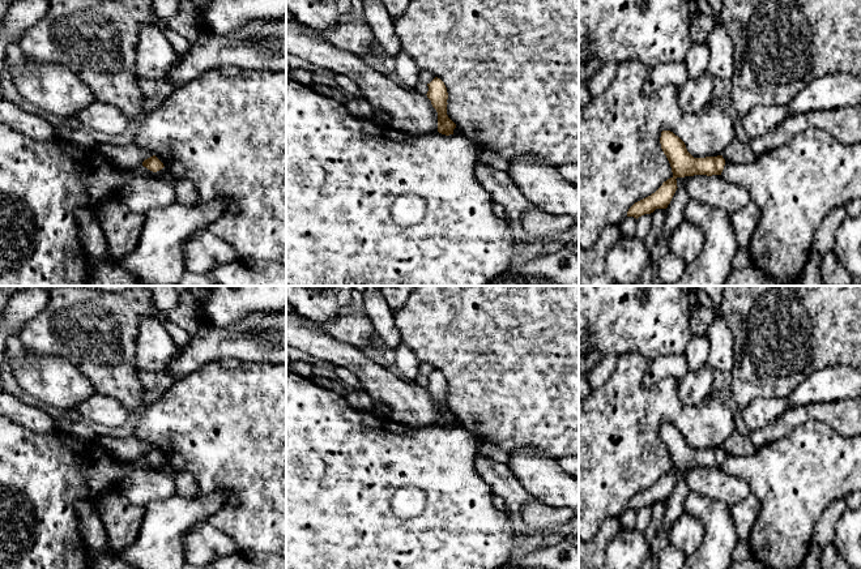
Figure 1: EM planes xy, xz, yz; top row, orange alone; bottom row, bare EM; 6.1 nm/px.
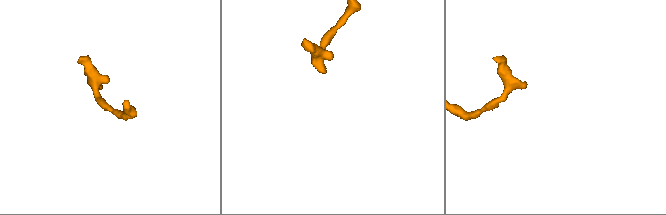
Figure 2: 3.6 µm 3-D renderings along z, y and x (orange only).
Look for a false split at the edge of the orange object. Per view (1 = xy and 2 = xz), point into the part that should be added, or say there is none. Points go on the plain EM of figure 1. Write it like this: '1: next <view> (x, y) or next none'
1: next none
2: next none

